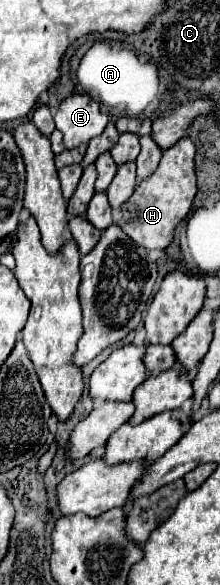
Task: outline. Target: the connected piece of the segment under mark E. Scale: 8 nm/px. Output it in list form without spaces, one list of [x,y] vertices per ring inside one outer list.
[[[72,95],[60,103],[54,121],[64,135],[66,149],[72,149],[98,137],[108,125],[110,115],[90,95]]]

